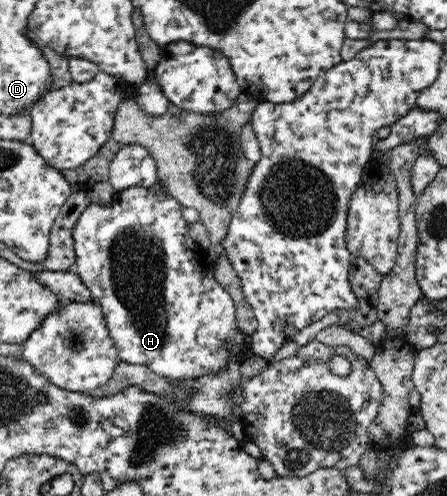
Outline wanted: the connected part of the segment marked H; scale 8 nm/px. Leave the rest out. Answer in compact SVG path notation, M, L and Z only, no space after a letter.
M155 184L153 187L132 187L124 192L117 193L109 205L90 203L80 213L80 219L74 227L74 253L78 266L77 274L82 278L82 283L90 289L94 300L101 306L105 321L109 329L109 336L118 348L118 355L122 362L145 365L156 375L171 381L188 381L198 379L202 375L220 373L232 361L232 355L242 355L244 349L251 349L251 339L247 333L237 327L236 310L232 296L218 283L213 270L213 261L209 252L198 246L188 235L189 223L181 215L182 205L170 194L164 194L163 185Z

